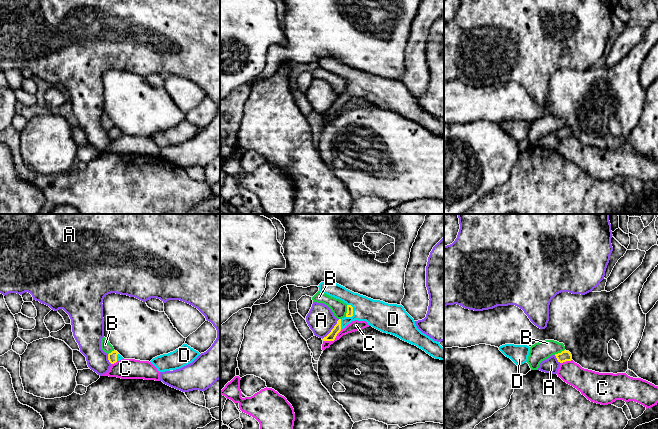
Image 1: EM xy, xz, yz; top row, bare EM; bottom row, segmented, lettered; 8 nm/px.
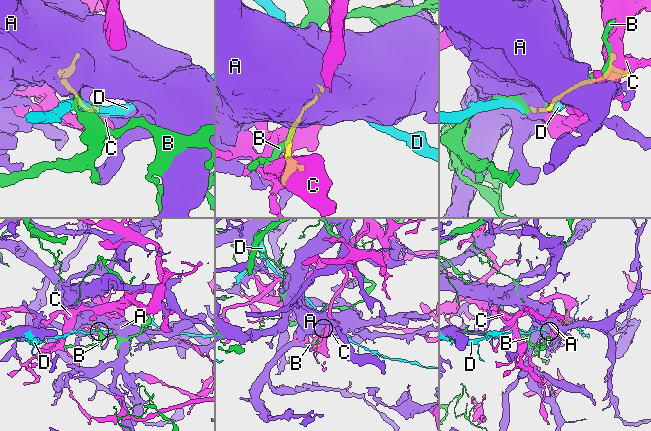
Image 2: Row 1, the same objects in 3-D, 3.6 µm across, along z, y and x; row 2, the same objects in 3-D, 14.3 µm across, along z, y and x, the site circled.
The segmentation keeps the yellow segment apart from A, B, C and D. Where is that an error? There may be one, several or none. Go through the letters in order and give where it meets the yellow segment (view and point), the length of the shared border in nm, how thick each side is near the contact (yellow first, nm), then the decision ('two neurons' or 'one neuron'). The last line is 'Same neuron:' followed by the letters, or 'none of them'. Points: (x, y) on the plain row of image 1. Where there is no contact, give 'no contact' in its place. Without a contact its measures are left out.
A: xz (332, 105) | 220 nm | 70/220 nm | two neurons
B: xz (347, 87) | 100 nm | 50/120 nm | two neurons
C: xz (333, 116) | 180 nm | 70/90 nm | two neurons
D: xz (352, 86) | 120 nm | 50/220 nm | one neuron
Same neuron: D

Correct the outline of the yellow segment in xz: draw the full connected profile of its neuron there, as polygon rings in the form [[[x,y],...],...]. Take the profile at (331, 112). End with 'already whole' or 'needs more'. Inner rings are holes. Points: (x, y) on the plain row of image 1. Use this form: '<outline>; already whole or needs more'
[[[332,57],[321,58],[318,63],[320,68],[347,80],[346,92],[337,97],[323,117],[334,117],[337,110],[352,97],[366,97],[377,106],[415,121],[435,135],[444,136],[444,123],[422,109],[402,81],[373,76]]]; needs more

